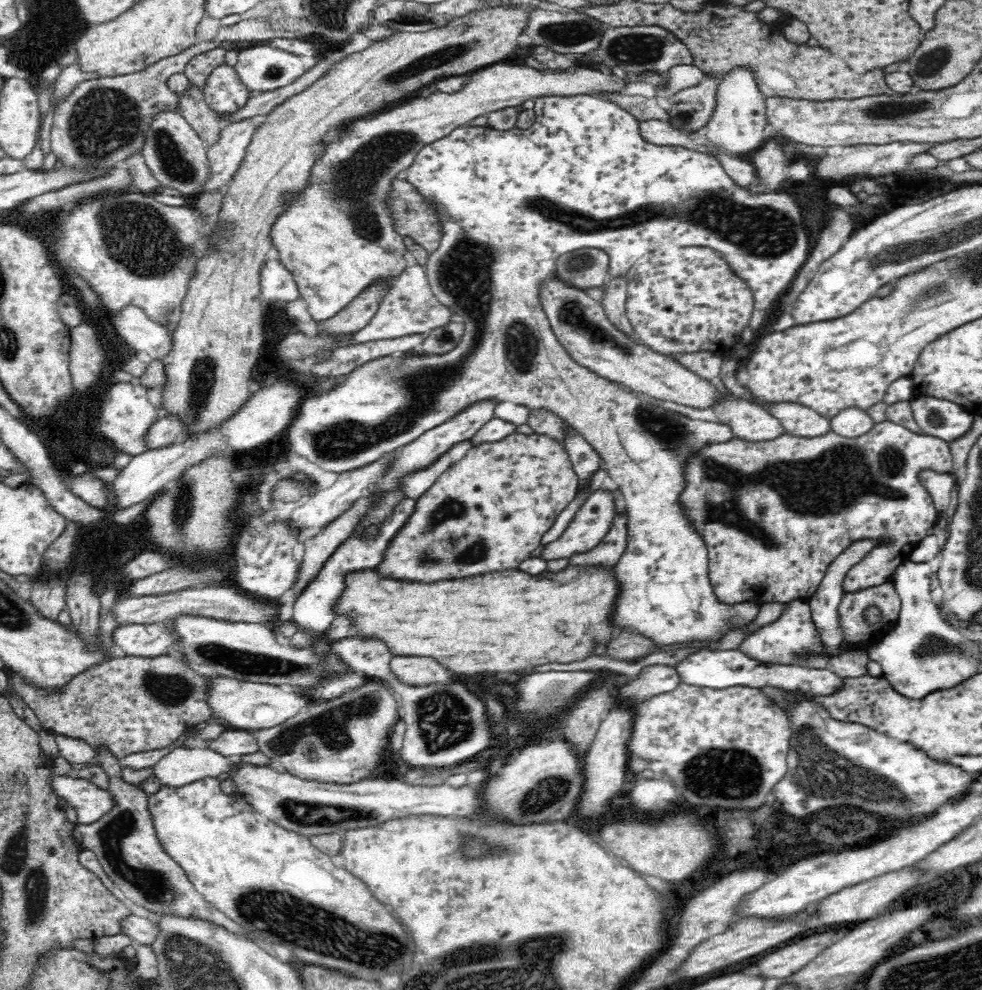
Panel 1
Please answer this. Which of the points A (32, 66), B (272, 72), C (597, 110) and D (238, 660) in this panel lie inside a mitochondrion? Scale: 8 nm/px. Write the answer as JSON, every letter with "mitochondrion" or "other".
{"A":"other","B":"mitochondrion","C":"other","D":"mitochondrion"}

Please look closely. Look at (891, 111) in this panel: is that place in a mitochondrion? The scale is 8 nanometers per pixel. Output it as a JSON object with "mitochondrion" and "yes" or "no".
{"mitochondrion":"yes"}

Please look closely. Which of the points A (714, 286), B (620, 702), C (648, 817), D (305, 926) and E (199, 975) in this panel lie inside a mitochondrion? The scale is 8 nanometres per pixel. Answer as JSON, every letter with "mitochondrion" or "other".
{"A":"other","B":"other","C":"other","D":"mitochondrion","E":"mitochondrion"}

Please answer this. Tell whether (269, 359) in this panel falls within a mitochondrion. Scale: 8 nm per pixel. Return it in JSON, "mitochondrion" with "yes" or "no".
{"mitochondrion":"no"}

